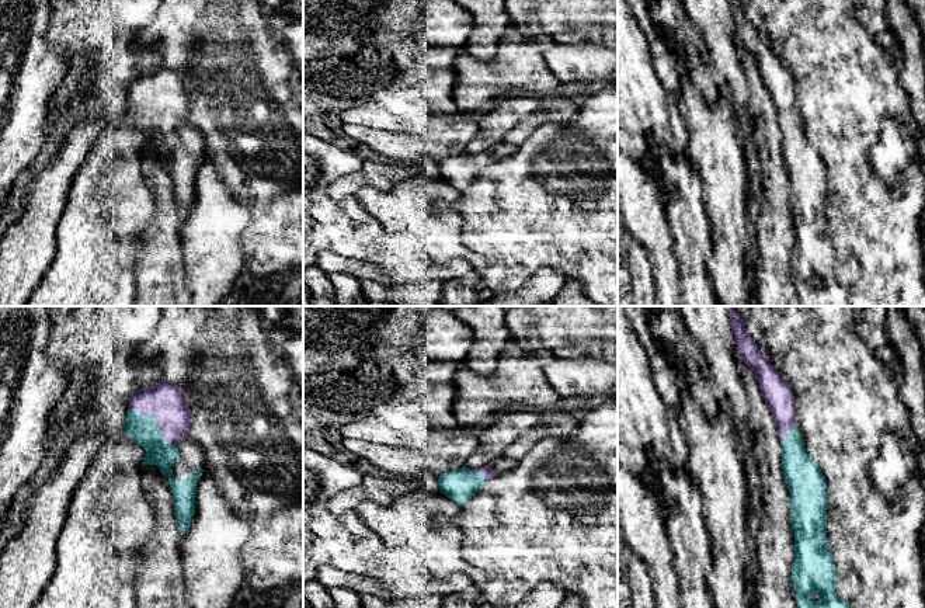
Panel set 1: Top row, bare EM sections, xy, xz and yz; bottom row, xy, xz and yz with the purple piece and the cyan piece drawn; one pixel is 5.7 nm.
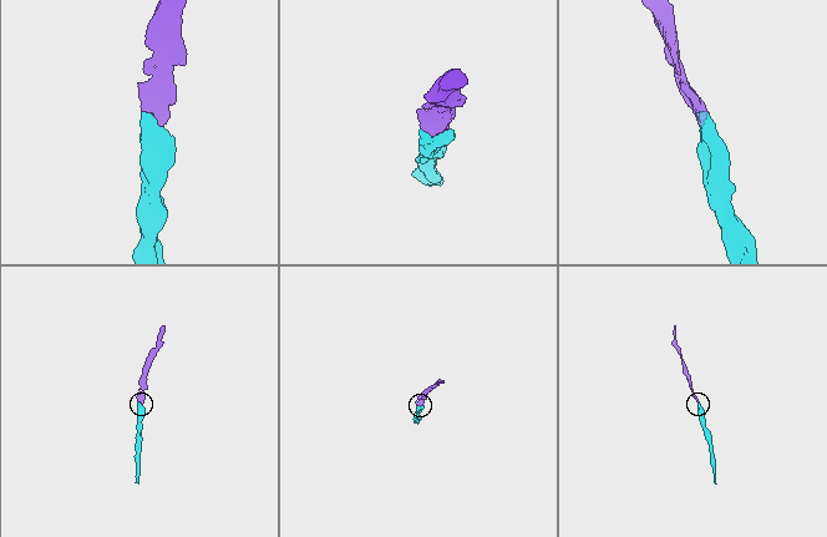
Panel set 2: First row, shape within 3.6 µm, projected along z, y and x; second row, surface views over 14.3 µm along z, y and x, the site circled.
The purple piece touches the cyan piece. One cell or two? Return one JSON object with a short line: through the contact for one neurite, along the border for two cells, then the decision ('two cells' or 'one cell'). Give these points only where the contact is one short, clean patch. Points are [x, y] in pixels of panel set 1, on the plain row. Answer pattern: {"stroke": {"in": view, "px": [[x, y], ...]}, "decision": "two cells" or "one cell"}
{"stroke": {"in": "xy", "px": [[166, 87], [155, 106], [142, 114]]}, "decision": "one cell"}

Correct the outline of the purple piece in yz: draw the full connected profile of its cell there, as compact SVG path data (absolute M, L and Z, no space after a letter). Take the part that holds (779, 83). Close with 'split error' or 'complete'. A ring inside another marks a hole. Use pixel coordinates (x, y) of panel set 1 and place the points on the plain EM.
M730 0L730 6L737 38L755 59L782 129L794 222L792 264L801 306L851 306L848 286L835 277L838 258L827 225L827 166L800 122L793 77L745 17L741 1Z; split error

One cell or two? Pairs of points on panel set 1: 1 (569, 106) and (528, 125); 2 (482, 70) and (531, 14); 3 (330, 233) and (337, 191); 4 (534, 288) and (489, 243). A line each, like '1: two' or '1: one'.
1: one
2: two
3: two
4: two

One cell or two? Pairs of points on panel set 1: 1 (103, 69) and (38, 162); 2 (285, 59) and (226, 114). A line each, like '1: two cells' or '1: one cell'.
1: one cell
2: one cell

